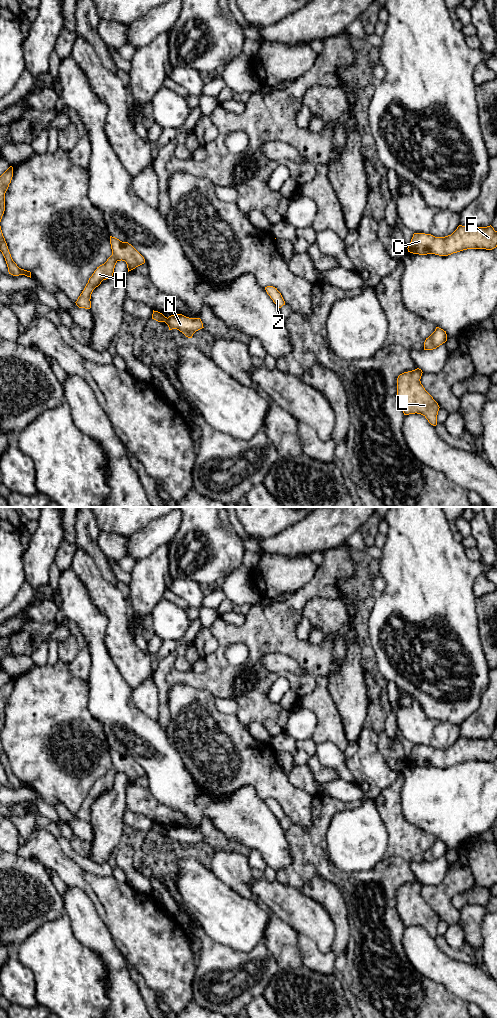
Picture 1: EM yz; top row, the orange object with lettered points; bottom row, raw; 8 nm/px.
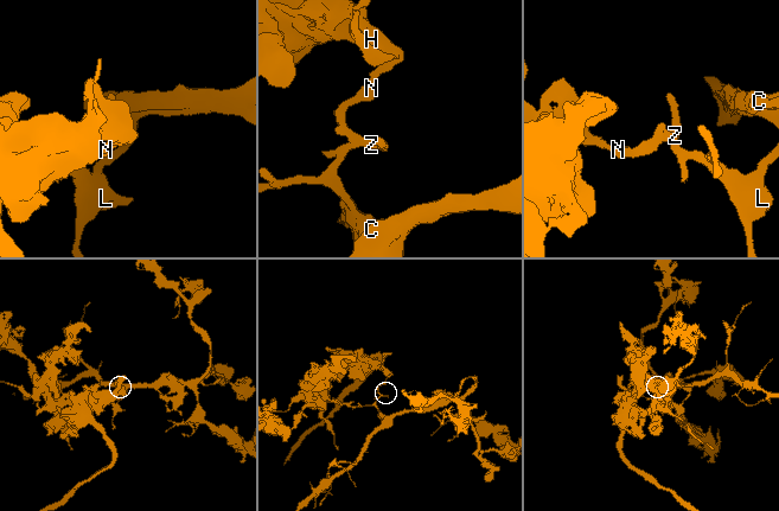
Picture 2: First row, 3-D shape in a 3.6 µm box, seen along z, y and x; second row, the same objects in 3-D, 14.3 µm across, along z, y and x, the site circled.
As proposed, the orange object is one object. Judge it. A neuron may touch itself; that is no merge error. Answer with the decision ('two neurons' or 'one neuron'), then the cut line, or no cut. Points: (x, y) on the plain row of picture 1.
two neurons; cut in yz along (167, 830), (164, 833)

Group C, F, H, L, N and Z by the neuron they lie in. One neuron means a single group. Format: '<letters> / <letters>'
C F L N Z / H

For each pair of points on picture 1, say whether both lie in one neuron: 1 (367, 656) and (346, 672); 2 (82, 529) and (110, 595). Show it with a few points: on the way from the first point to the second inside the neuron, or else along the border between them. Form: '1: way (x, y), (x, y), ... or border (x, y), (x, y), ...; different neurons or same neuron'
1: border (356, 637), (361, 667), (364, 670); different neurons
2: border (89, 555), (101, 575), (108, 582), (116, 586); different neurons

